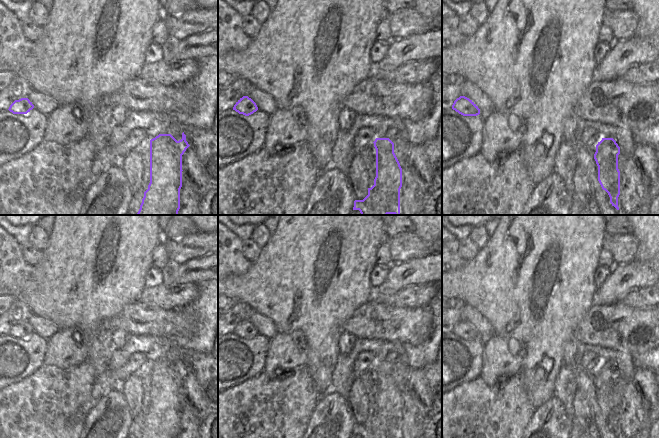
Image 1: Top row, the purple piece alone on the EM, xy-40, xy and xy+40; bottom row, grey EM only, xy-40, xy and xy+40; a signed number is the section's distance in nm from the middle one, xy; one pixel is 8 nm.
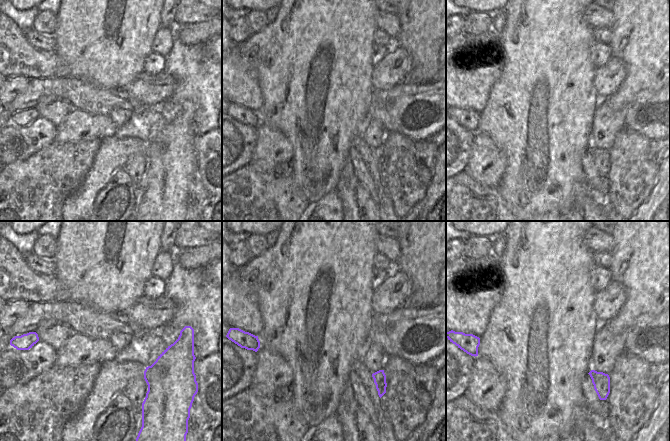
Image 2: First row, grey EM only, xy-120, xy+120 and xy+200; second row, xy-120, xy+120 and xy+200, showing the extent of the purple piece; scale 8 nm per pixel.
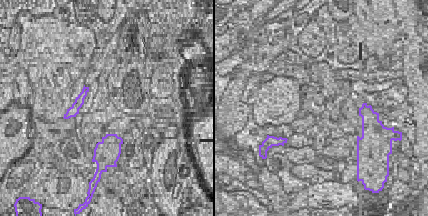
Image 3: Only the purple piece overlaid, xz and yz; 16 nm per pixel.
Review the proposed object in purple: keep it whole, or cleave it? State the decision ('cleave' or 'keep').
cleave

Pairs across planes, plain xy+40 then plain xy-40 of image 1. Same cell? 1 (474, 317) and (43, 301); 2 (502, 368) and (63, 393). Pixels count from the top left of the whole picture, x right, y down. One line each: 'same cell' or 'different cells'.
1: different cells
2: different cells

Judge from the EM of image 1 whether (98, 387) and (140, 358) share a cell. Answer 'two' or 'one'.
one

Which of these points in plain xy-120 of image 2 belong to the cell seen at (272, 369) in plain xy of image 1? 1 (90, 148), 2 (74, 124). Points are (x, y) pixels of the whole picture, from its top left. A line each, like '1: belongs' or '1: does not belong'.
1: does not belong
2: belongs

